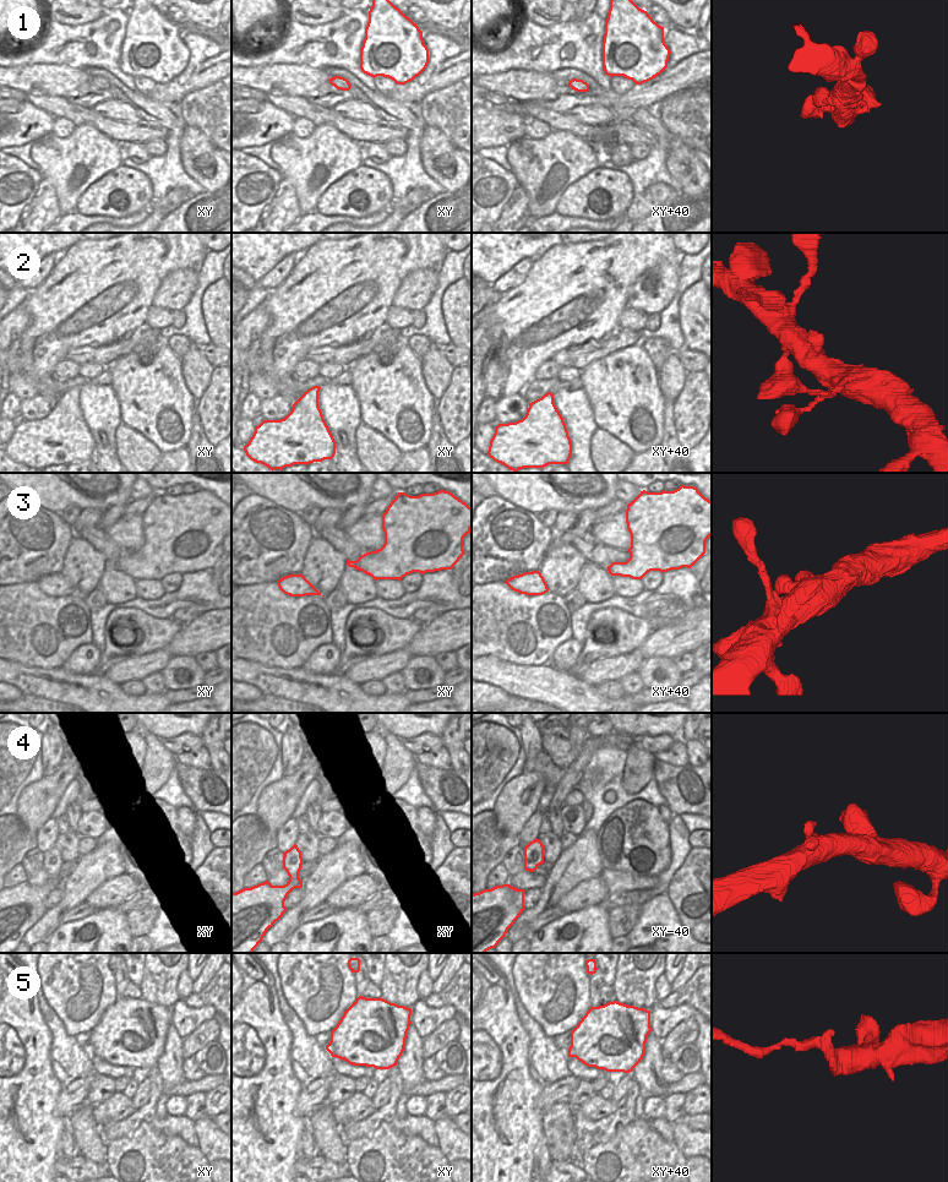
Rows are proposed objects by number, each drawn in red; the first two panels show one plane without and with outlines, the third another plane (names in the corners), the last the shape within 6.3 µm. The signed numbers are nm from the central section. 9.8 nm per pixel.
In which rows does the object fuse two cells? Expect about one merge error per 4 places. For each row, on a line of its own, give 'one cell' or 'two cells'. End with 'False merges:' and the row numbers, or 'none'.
1: one cell
2: one cell
3: one cell
4: one cell
5: two cells
False merges: 5

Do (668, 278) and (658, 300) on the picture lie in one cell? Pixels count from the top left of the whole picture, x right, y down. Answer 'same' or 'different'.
same

